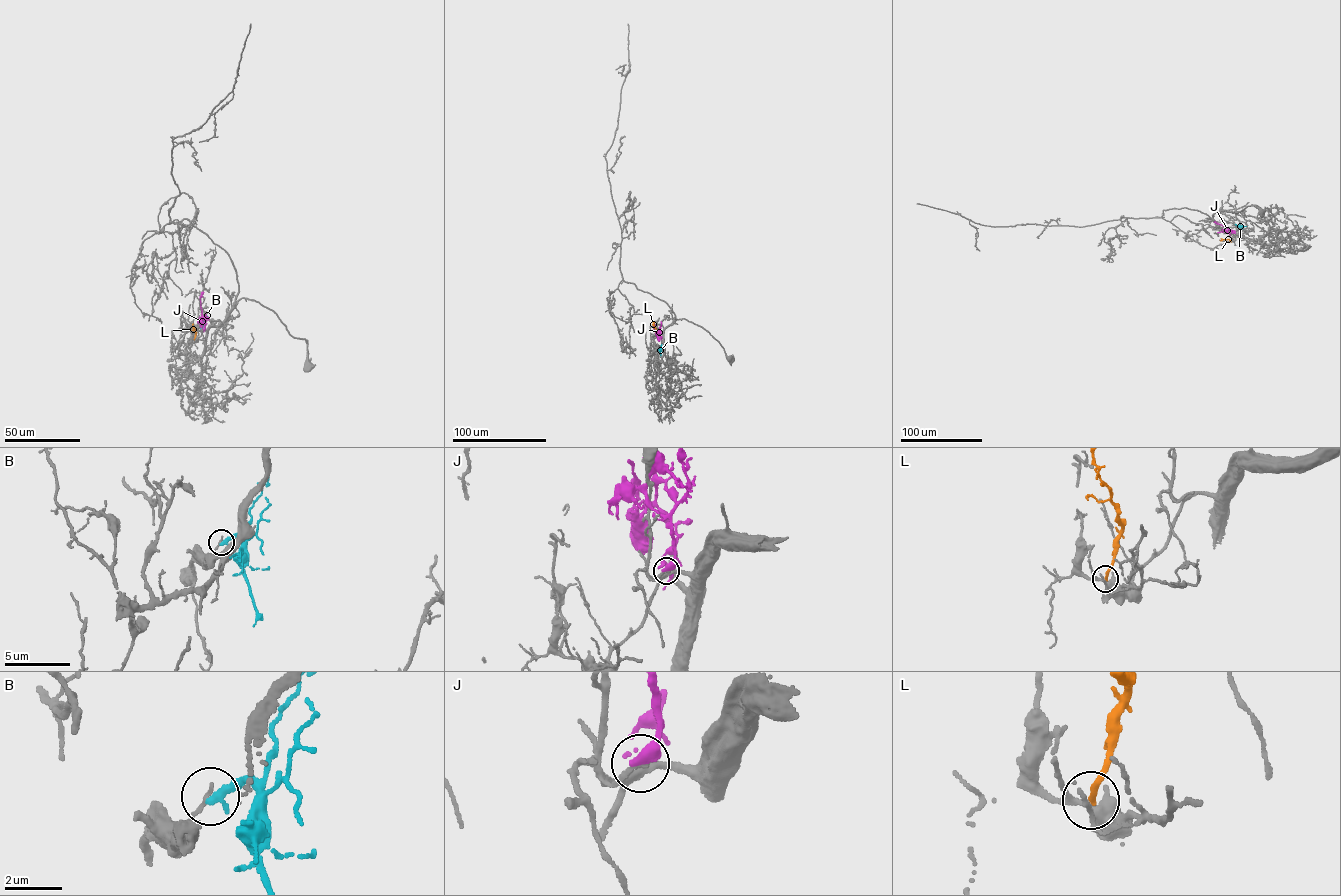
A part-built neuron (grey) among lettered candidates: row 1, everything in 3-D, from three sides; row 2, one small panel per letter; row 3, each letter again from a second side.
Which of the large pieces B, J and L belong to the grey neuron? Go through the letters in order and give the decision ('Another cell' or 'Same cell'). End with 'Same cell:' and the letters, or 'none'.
B: Another cell
J: Another cell
L: Another cell
Same cell: none

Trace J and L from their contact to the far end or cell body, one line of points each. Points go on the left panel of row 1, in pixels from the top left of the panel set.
J: (204, 329), (200, 299), (204, 292)
L: (194, 339), (196, 332), (193, 327)

